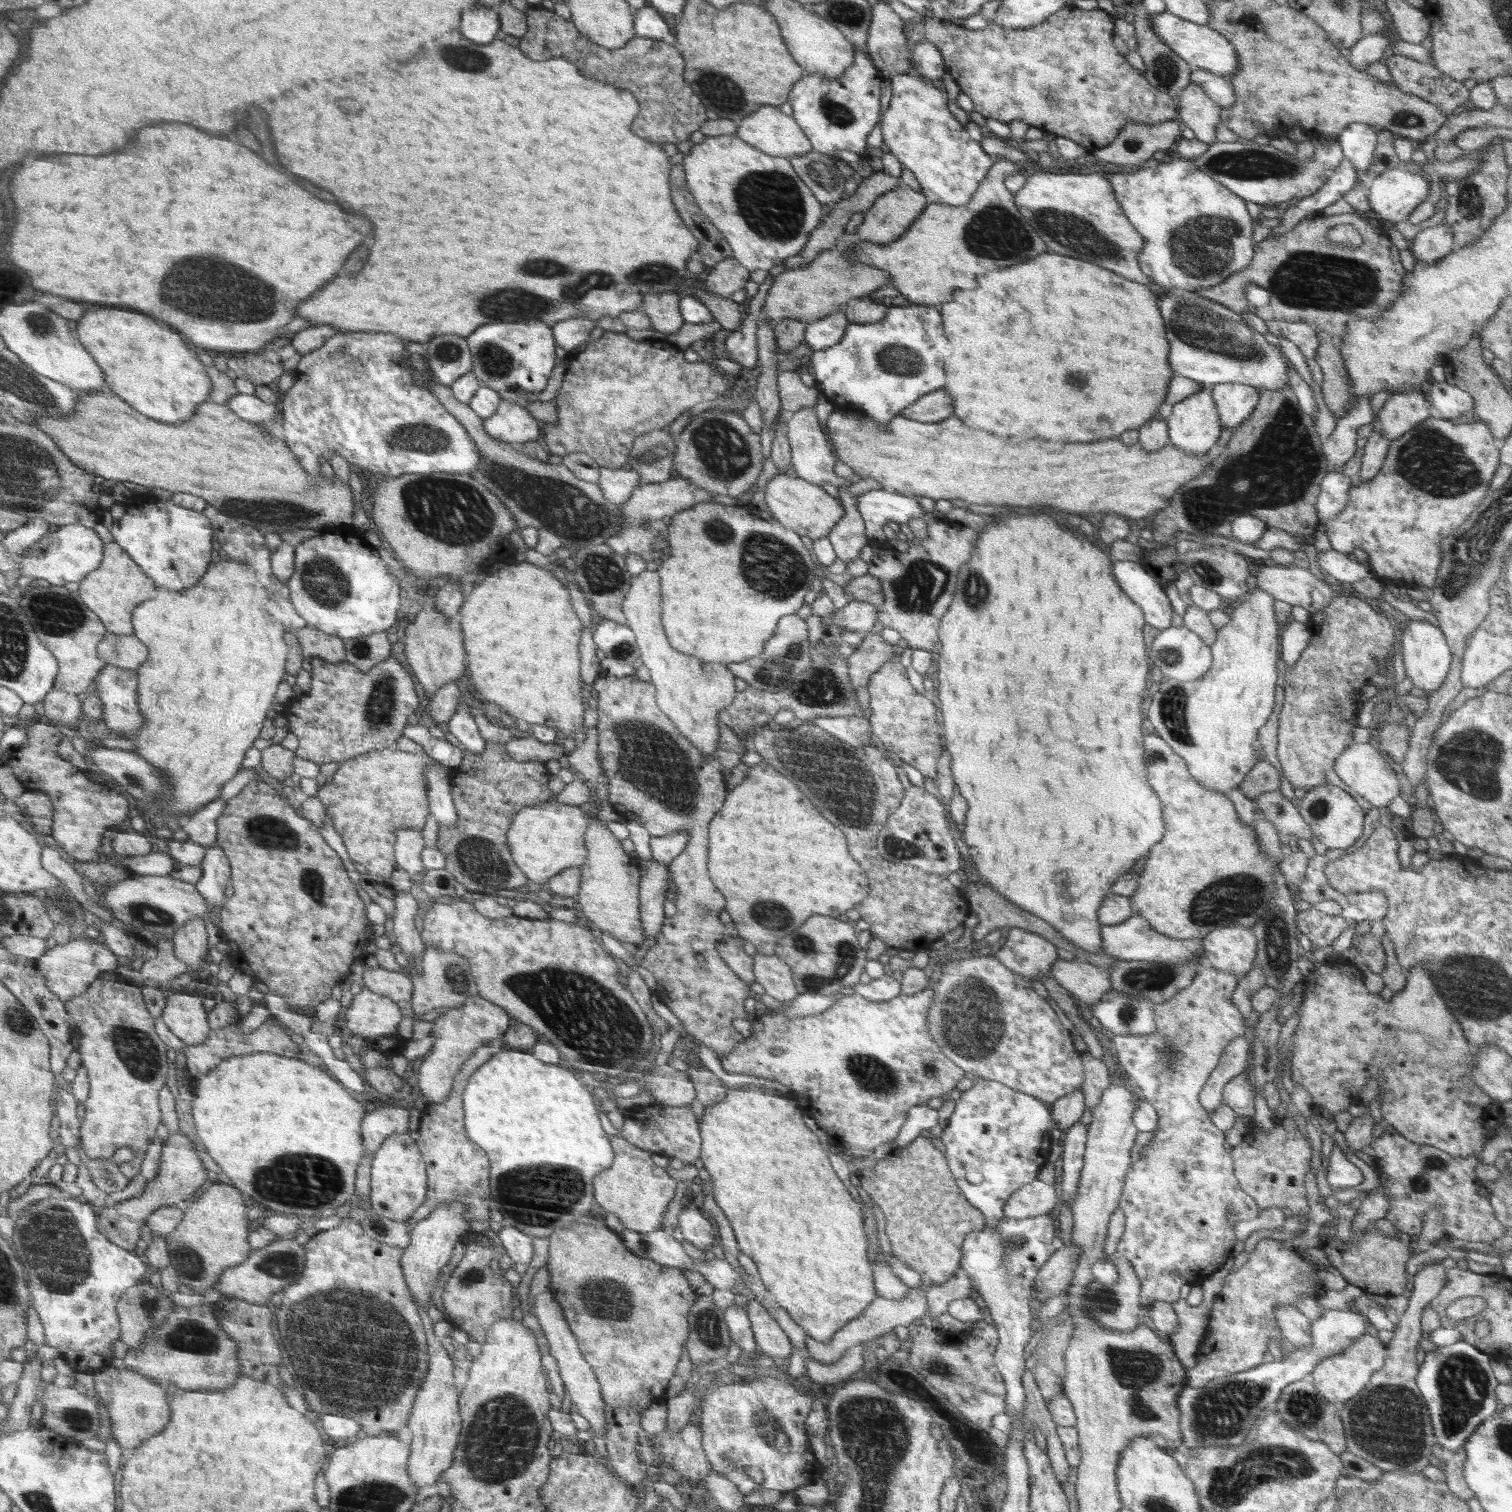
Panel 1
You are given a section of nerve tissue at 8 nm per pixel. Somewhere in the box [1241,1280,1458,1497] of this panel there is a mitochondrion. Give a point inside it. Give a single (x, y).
(1387, 1424)

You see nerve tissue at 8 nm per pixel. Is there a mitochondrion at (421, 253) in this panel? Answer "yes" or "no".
no

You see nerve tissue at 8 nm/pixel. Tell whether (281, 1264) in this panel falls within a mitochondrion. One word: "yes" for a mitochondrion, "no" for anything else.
yes

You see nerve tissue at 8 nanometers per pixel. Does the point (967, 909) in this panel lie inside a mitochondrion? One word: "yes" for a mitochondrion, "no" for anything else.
no

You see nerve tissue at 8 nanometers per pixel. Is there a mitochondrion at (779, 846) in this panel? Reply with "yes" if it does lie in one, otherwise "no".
no

